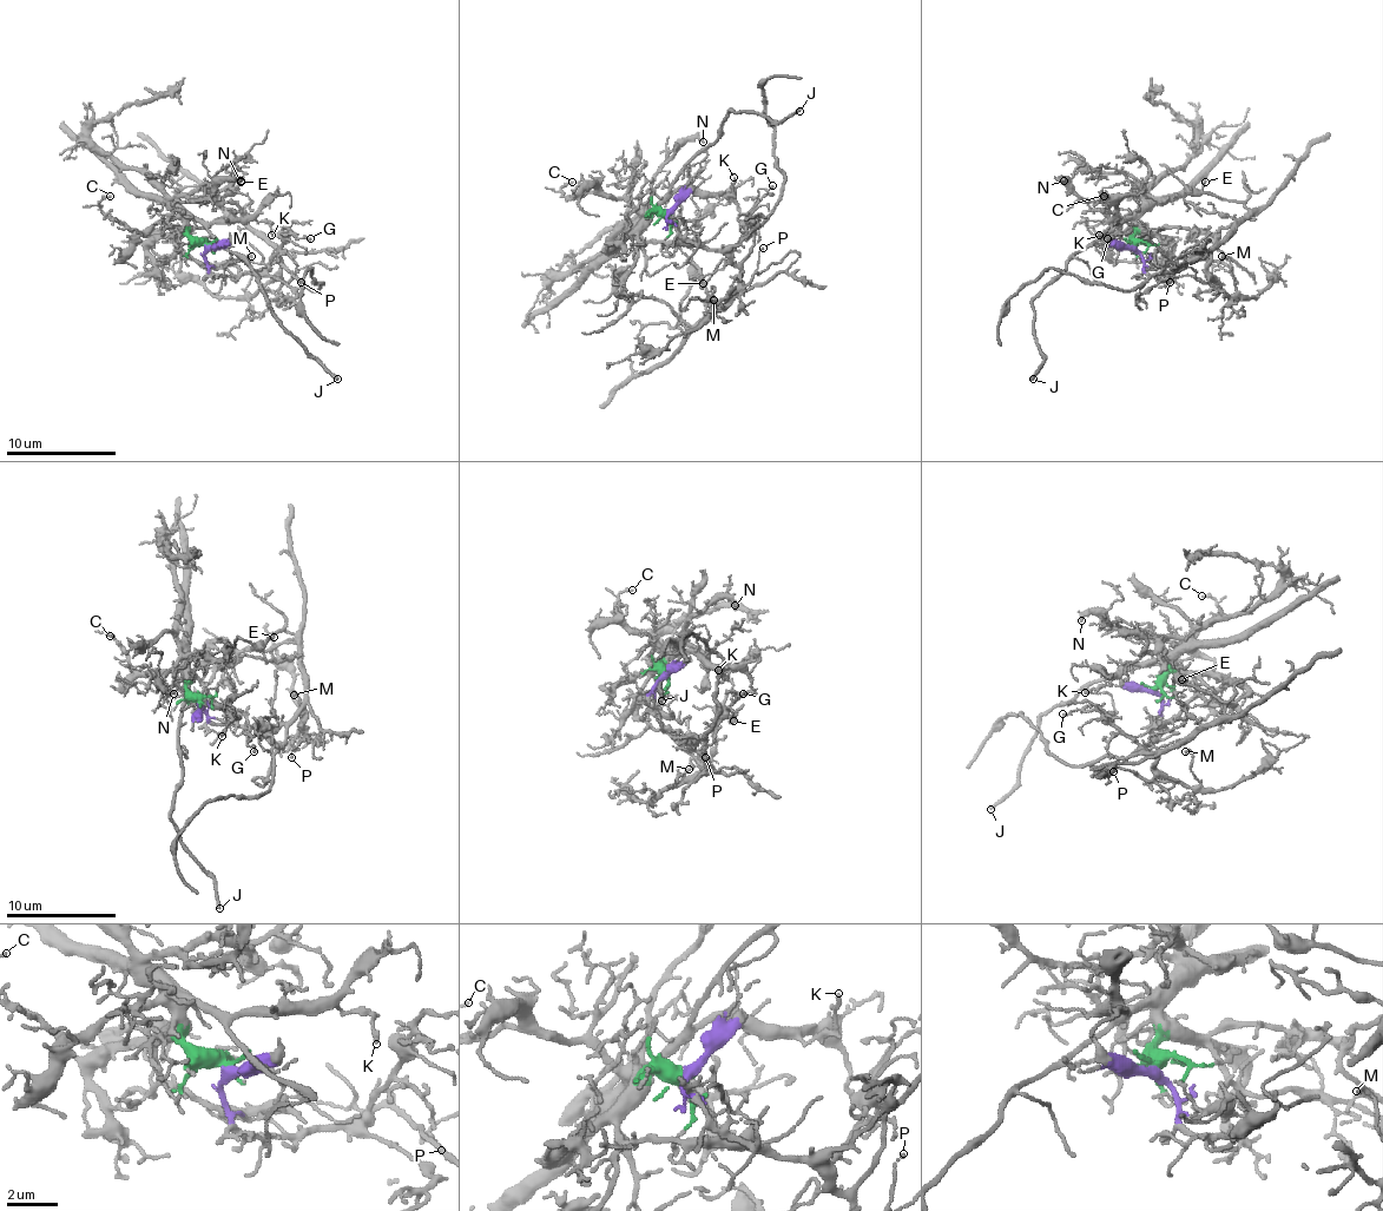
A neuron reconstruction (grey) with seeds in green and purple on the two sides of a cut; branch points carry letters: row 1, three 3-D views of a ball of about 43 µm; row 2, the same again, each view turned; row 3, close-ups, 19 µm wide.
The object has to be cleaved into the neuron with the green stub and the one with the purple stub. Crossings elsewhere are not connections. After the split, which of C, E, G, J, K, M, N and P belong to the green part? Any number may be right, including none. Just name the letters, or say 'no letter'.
C, J, K, N

